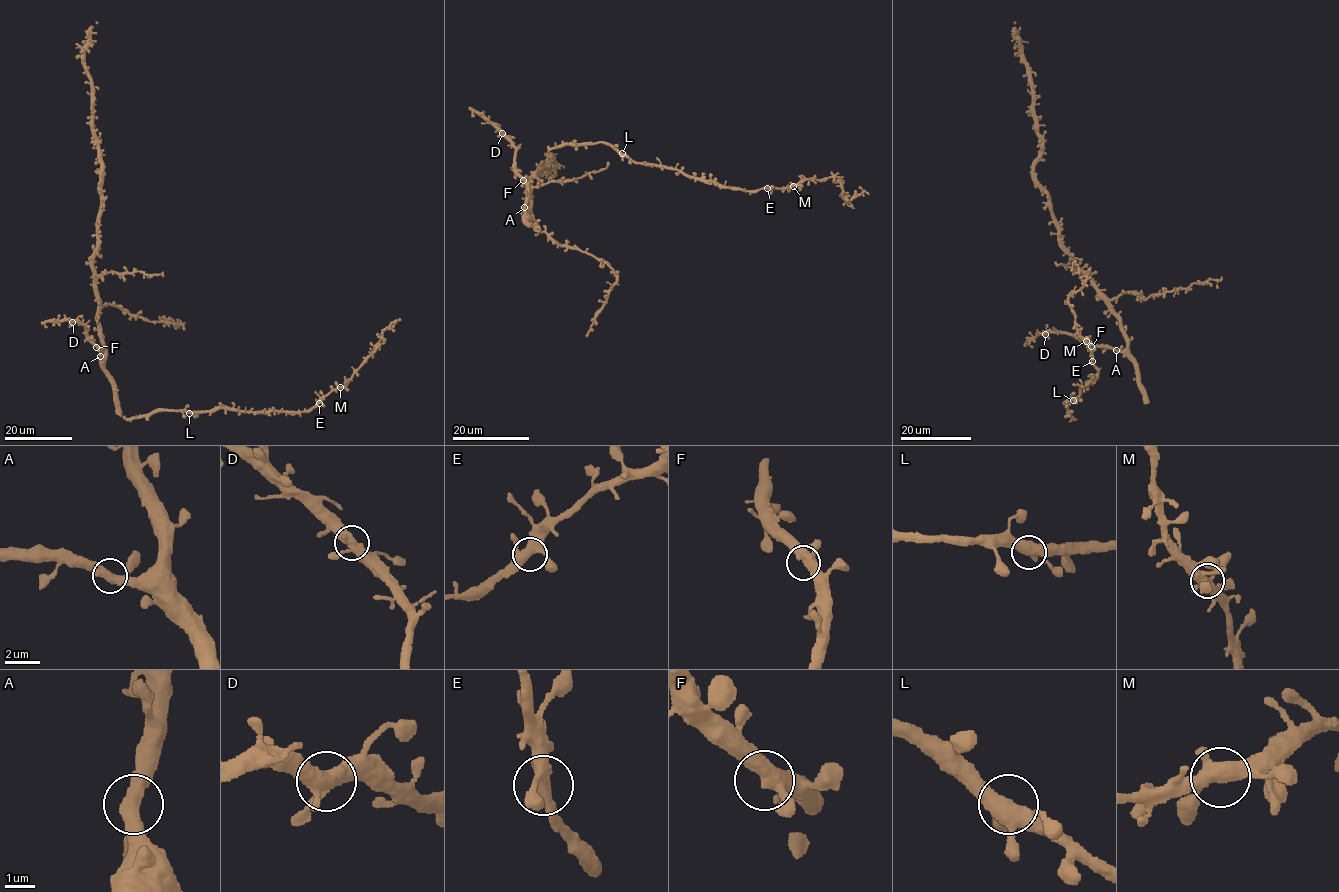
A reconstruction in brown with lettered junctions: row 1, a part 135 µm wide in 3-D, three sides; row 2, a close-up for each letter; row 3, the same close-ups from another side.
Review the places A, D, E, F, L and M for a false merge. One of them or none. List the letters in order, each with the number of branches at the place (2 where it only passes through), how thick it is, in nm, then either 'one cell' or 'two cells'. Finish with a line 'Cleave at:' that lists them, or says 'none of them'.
A: 3 | 400 nm | one cell
D: 3 | 440 nm | one cell
E: 4 | 400 nm | one cell
F: 3 | 440 nm | one cell
L: 3 | 440 nm | one cell
M: 3 | 440 nm | one cell
Cleave at: none of them

